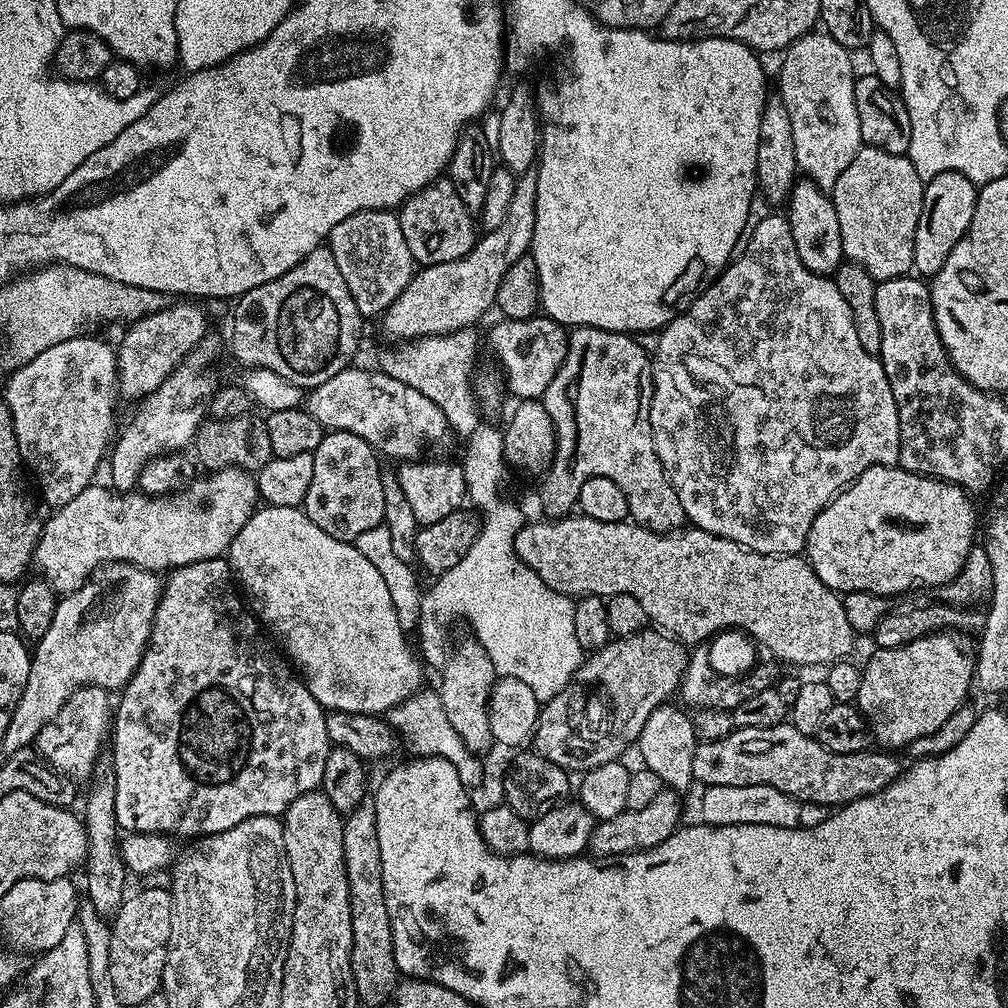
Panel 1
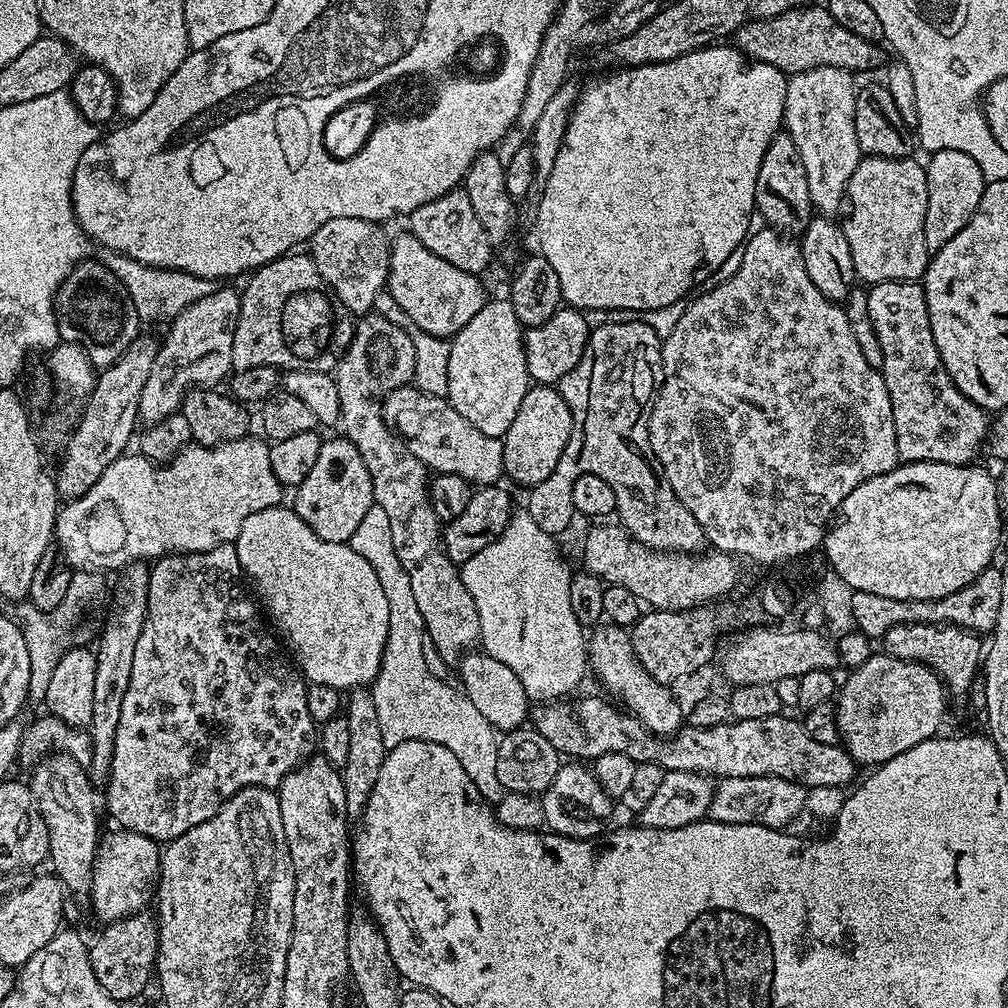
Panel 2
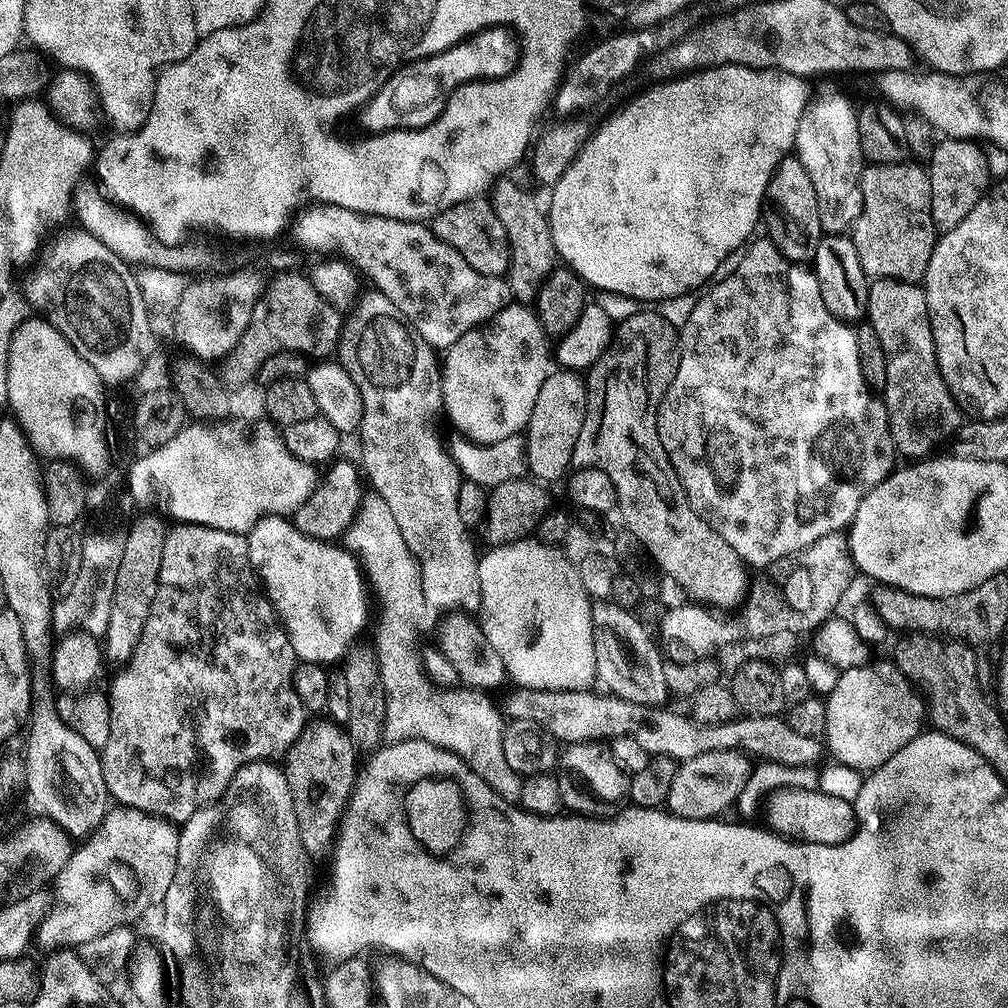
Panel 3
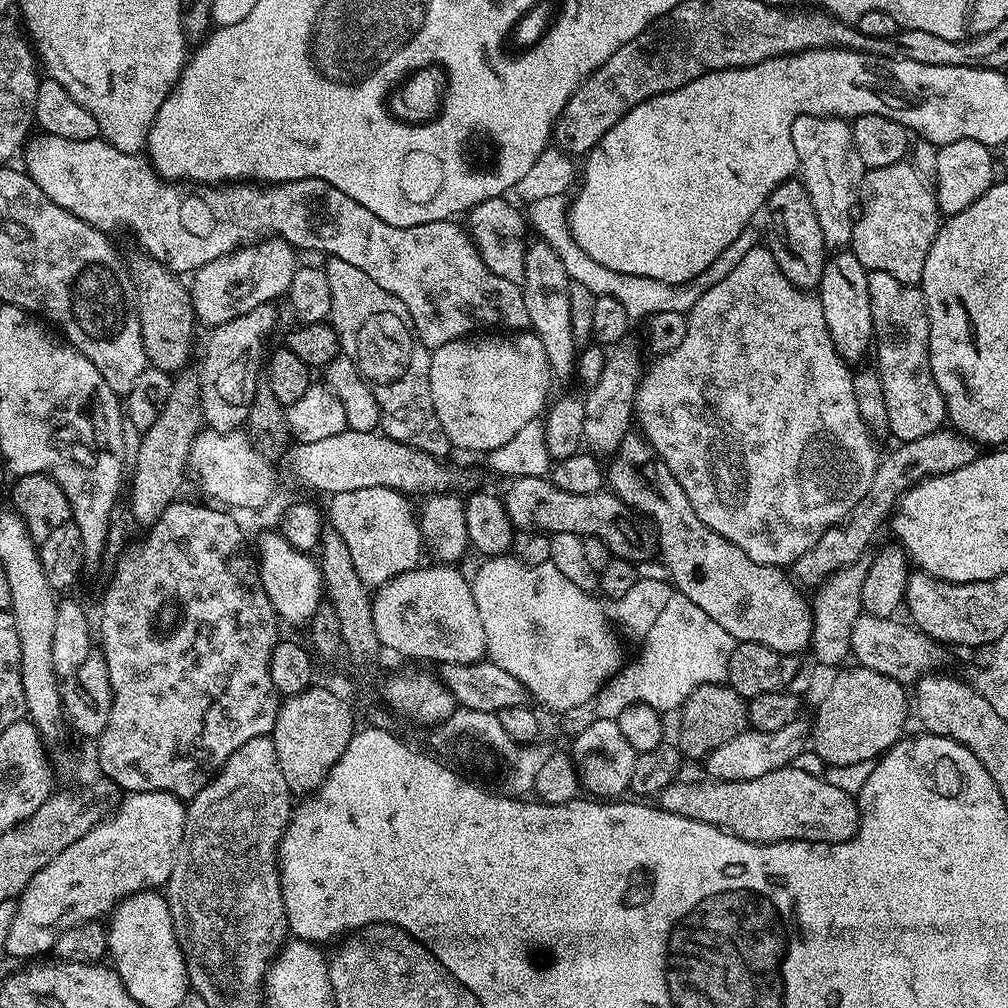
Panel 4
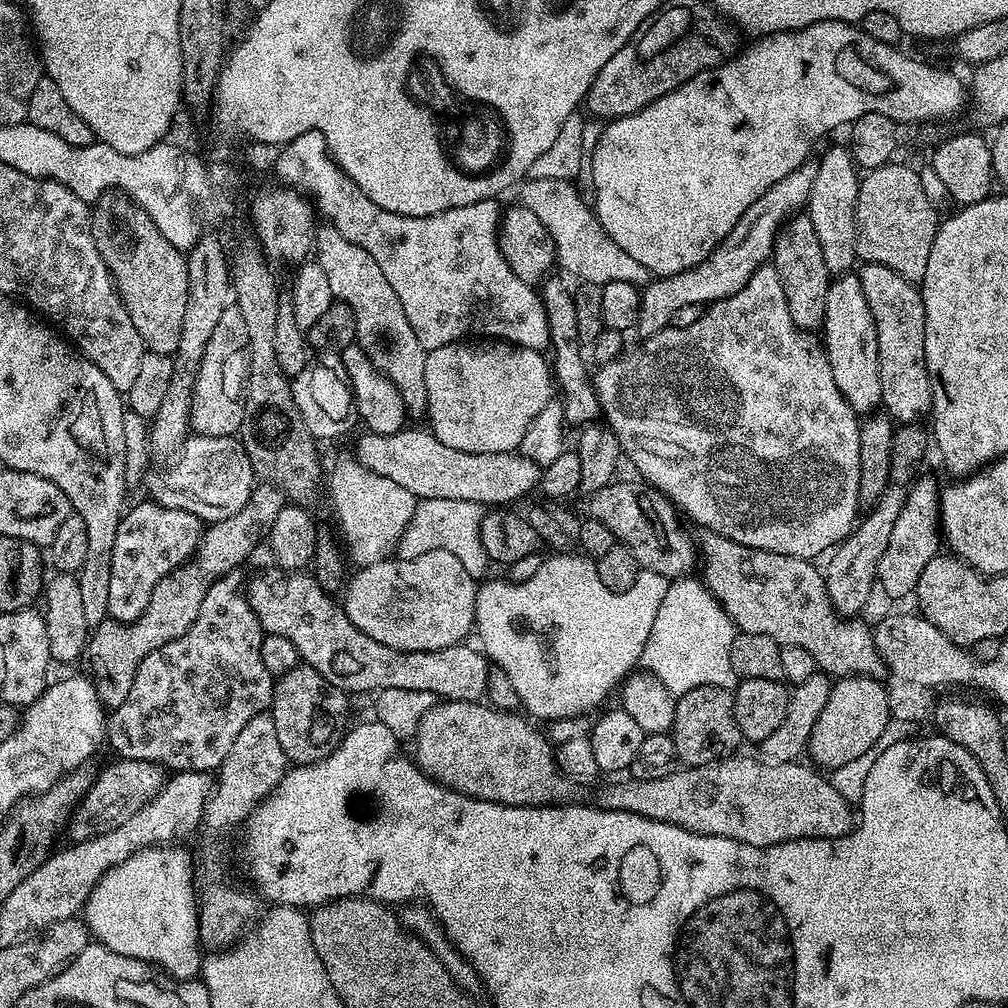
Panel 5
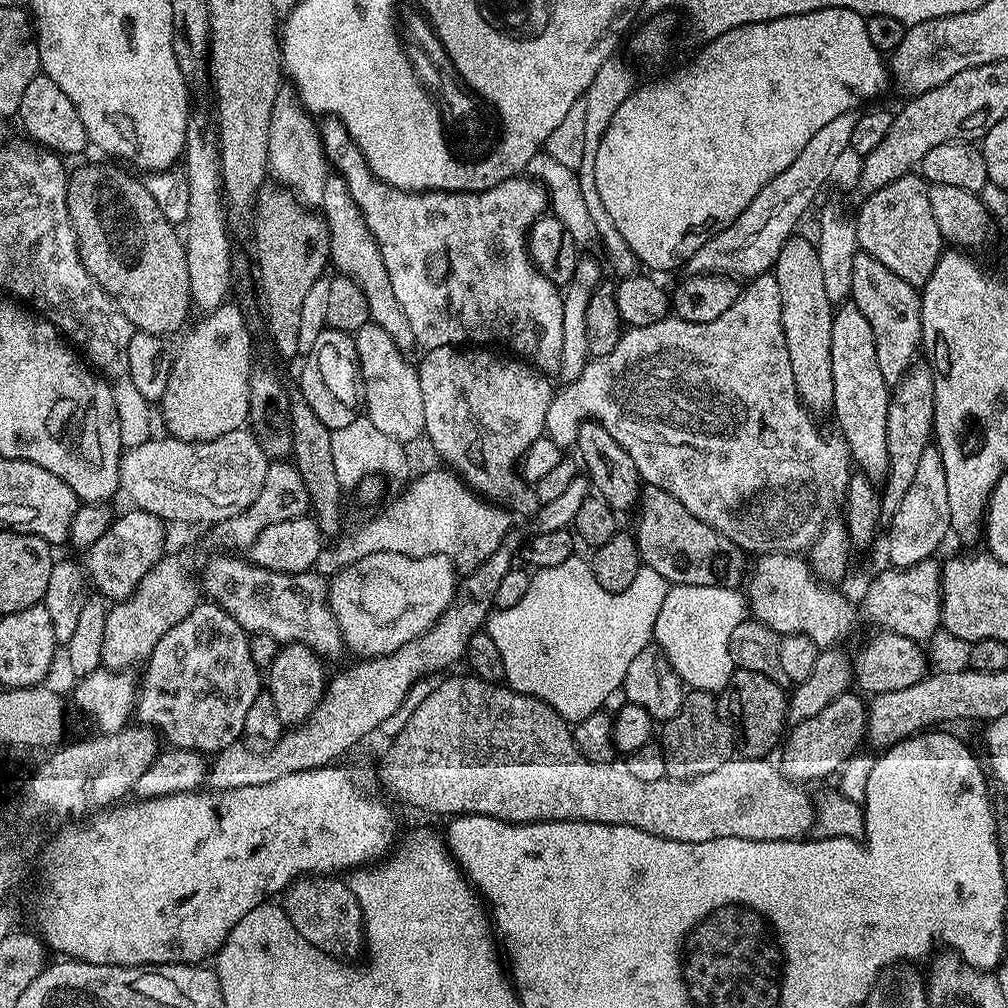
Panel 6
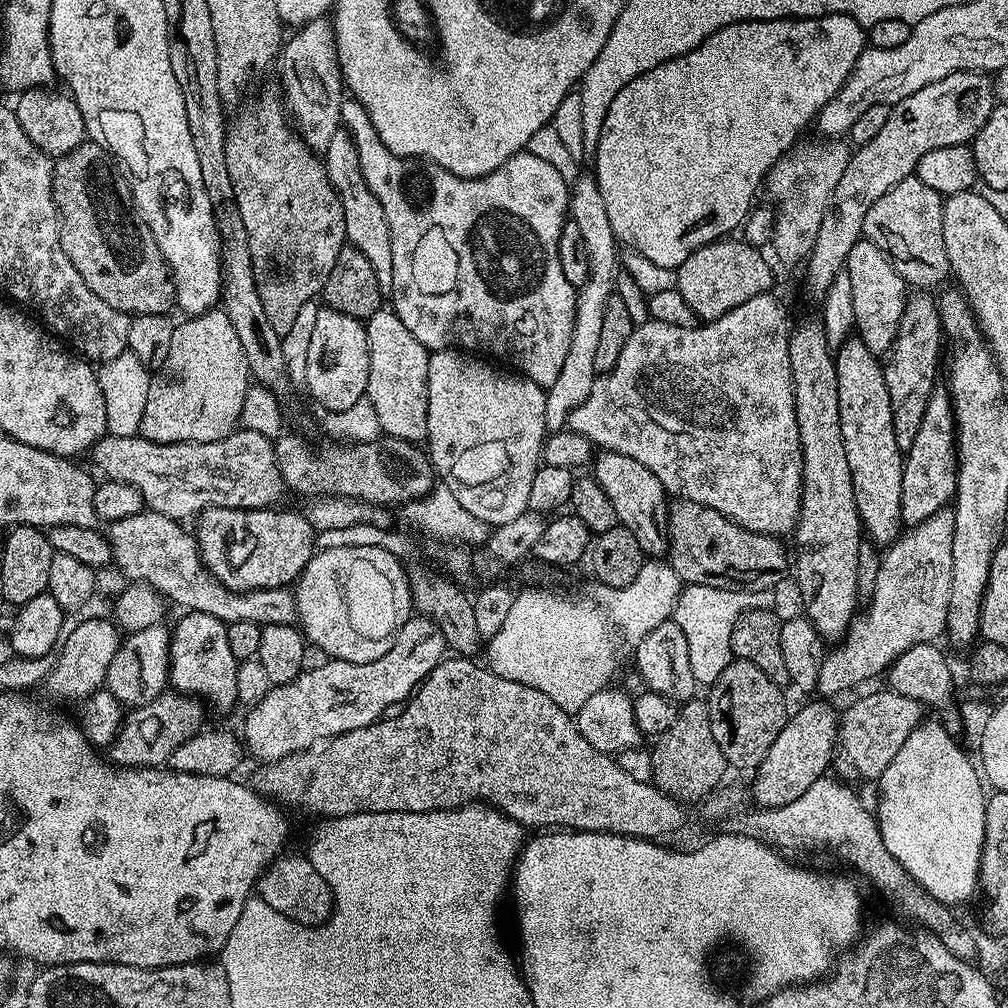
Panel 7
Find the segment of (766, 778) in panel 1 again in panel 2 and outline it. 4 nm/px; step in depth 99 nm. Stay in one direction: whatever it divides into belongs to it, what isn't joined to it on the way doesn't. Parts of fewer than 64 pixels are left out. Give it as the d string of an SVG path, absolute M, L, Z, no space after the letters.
M588 696L585 700L580 700L577 704L564 704L568 702L540 702L531 709L530 724L531 727L538 730L538 734L542 734L542 738L546 738L546 742L550 742L550 746L554 746L558 751L568 758L584 758L580 756L589 756L595 758L602 754L610 754L611 752L621 752L626 754L631 760L635 760L637 764L661 764L663 768L669 772L677 772L678 770L686 770L687 772L702 772L705 776L713 778L723 778L728 776L780 776L786 780L792 780L794 783L803 784L805 788L812 789L814 787L836 787L848 786L853 783L852 775L858 771L858 765L843 747L835 744L823 744L814 738L810 738L810 734L804 729L803 723L799 719L791 720L788 714L781 714L779 716L771 716L770 718L754 718L753 720L738 720L733 719L727 724L719 724L718 726L710 726L709 728L693 728L691 726L684 726L680 728L675 735L669 735L665 738L663 735L656 735L651 732L643 722L633 715L628 710L620 713L618 709L612 704L607 704L604 700L599 700L596 696Z

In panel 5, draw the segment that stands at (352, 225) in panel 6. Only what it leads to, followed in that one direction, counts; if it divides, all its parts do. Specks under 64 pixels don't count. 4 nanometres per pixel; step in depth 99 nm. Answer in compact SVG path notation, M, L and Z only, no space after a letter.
M331 226L317 227L314 260L320 264L323 273L327 275L335 299L352 311L356 343L370 358L372 365L387 380L394 382L398 394L402 394L402 402L407 415L423 417L428 410L428 391L426 390L428 352L422 346L422 342L418 342L418 334L414 334L410 321L406 319L406 310L402 310L402 302L398 302L398 294L394 294L394 286L390 286L390 282L386 282L386 274L382 274L378 262L374 262L374 258L370 258L370 254L366 254L366 250L362 250L357 244L342 238L339 230Z

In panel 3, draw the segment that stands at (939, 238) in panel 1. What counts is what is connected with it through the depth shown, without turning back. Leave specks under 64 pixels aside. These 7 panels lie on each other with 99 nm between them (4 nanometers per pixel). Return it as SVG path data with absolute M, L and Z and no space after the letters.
M944 138L932 151L932 159L927 161L926 171L930 182L930 210L941 233L948 232L978 203L990 187L988 158L985 149L970 140Z

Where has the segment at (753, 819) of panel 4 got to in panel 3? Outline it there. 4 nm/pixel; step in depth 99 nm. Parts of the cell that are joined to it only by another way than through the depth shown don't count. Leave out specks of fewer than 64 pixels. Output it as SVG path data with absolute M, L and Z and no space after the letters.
M797 786L773 788L762 804L763 823L776 835L806 844L841 844L856 832L856 809L850 801L843 801L812 787Z

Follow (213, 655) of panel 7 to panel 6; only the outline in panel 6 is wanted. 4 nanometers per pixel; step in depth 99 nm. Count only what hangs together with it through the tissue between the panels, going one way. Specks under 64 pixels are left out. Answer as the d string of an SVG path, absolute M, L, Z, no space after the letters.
M201 602L196 605L178 626L168 630L154 648L152 655L145 663L146 670L144 676L141 675L137 693L137 705L135 707L136 718L139 723L147 727L153 727L157 733L163 736L163 739L171 746L178 748L194 749L205 754L215 754L225 749L226 746L234 744L242 735L246 722L246 710L254 702L254 698L262 691L262 672L257 668L256 663L250 658L250 644L248 642L249 633L244 631L238 622L226 610L220 608L216 602Z

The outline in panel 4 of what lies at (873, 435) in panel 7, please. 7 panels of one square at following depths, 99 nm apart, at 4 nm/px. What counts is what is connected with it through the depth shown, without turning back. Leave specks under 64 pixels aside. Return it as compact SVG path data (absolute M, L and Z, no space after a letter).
M836 250L825 259L822 282L818 289L818 299L822 314L826 314L826 326L838 354L849 362L869 355L874 344L872 319L870 318L870 290L868 289L868 269L858 262L851 250Z

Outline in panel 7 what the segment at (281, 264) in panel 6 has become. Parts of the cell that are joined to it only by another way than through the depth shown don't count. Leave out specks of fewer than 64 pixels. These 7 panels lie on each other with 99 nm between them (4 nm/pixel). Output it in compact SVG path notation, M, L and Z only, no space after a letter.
M264 96L252 105L245 103L239 109L240 116L231 119L226 134L226 166L230 169L238 214L242 214L242 226L246 226L250 246L264 252L268 244L276 244L276 236L284 240L284 228L288 228L292 248L296 248L296 260L292 260L292 264L300 264L300 268L292 272L292 280L278 279L275 284L260 284L262 310L266 310L266 319L270 326L274 326L274 334L282 338L289 333L302 306L315 301L323 293L330 270L334 270L334 262L346 246L346 222L342 218L342 202L330 182L323 159L312 151L290 123L285 101L281 97L280 100L276 96Z

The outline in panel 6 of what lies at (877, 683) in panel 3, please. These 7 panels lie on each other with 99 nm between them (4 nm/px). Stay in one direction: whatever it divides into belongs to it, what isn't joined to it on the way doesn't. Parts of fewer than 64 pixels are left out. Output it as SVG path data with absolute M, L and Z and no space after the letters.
M855 691L843 692L826 710L819 711L812 718L806 718L787 733L783 741L784 753L778 759L778 767L789 780L820 780L823 776L835 777L841 768L865 743L868 730L868 710L865 701Z

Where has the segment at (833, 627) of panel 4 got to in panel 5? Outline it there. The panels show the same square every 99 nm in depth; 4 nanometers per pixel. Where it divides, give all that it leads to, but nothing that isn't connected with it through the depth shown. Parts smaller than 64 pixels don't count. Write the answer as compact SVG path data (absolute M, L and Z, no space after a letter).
M919 423L905 424L897 427L892 433L892 461L890 462L891 483L900 488L889 486L884 493L871 505L868 517L861 519L853 527L852 533L842 543L837 544L834 551L827 557L828 569L823 569L824 585L828 591L828 600L832 609L841 618L856 618L868 604L872 596L872 588L877 587L878 561L890 543L890 534L894 531L894 521L902 514L902 506L908 497L908 487L917 475L916 467L924 456L924 451L930 448L930 436L920 429Z

